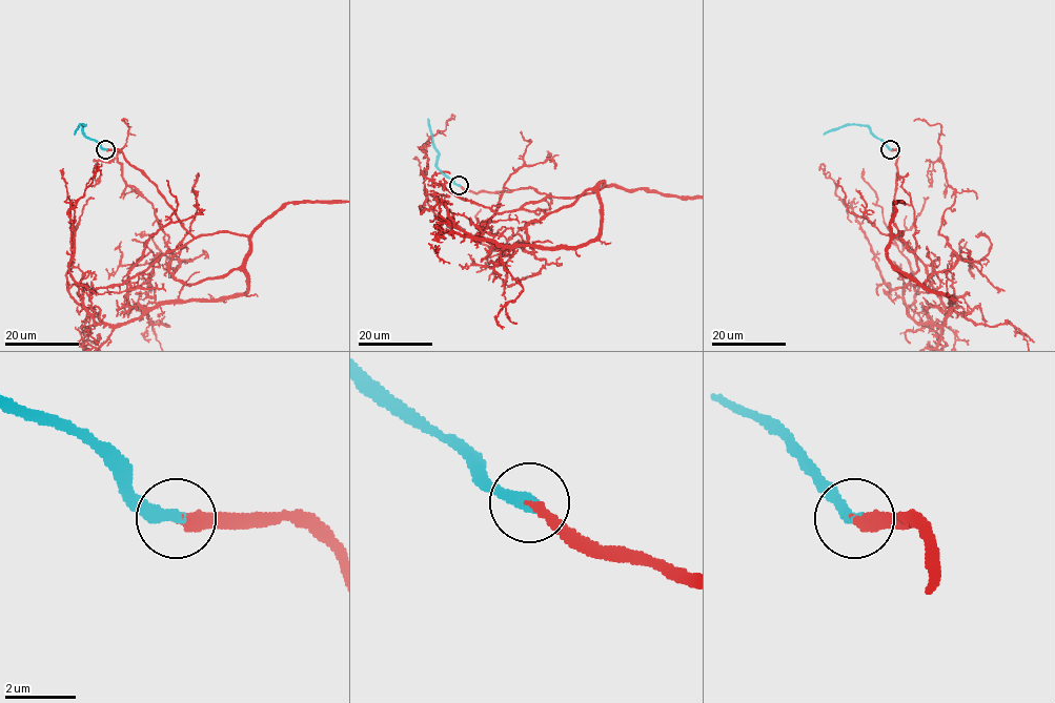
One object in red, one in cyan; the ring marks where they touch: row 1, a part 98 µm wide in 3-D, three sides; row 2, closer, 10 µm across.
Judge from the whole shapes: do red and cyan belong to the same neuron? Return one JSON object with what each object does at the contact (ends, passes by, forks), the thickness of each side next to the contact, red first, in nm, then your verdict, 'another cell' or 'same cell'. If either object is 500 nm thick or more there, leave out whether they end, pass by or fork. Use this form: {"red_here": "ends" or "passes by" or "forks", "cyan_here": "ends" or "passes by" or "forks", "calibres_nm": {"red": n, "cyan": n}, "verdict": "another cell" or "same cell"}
{"red_here": "ends", "cyan_here": "ends", "calibres_nm": {"red": 280, "cyan": 320}, "verdict": "same cell"}

